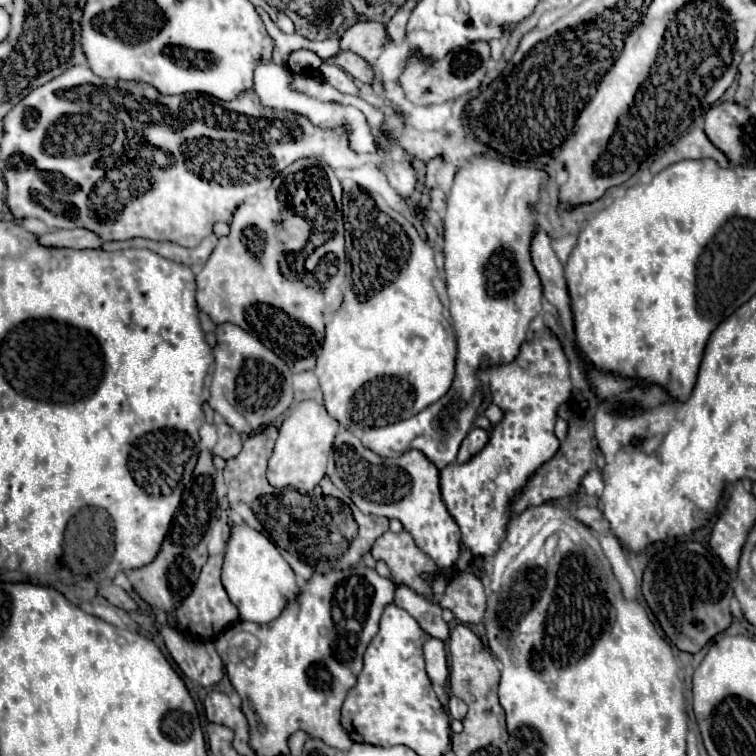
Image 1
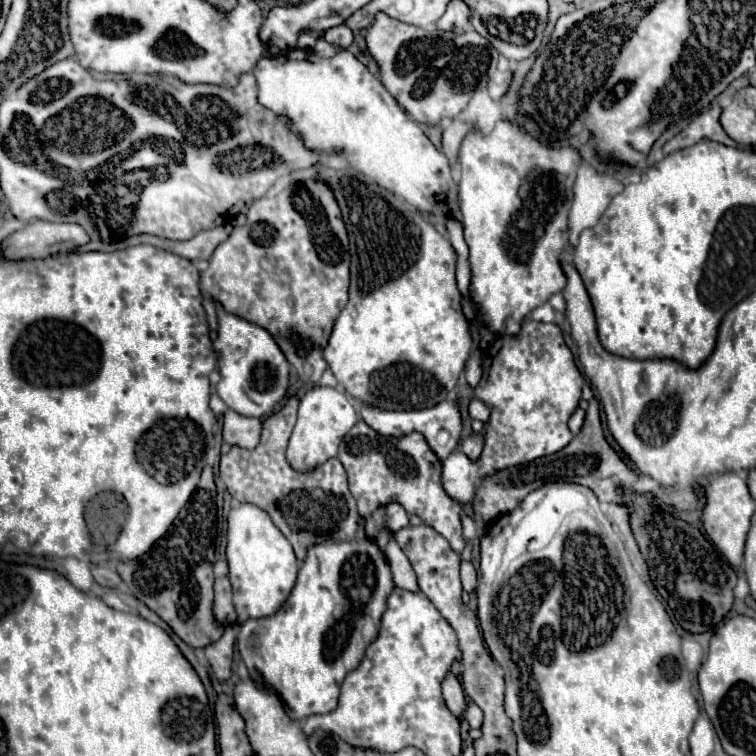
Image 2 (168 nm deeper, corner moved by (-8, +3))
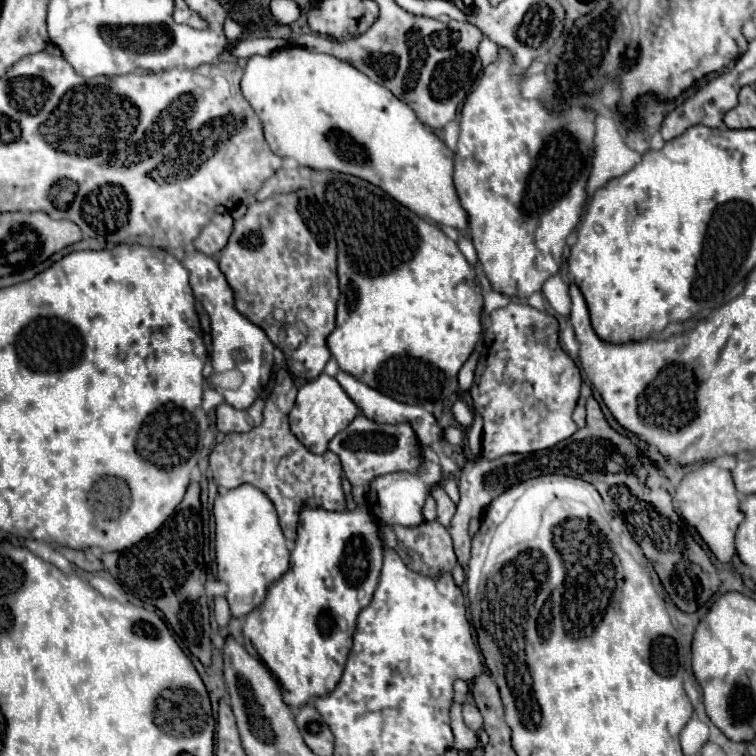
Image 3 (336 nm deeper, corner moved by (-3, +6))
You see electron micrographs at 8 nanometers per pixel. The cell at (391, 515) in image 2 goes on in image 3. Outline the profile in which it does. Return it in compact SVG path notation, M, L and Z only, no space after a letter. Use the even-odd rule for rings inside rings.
M423 448L423 456L425 456L425 462L419 474L413 476L413 474L397 472L397 474L379 476L371 482L367 506L371 508L375 518L379 518L385 524L401 524L401 526L417 526L419 522L423 522L421 508L425 504L425 498L429 496L431 486L437 486L441 480L441 466L439 466L437 454L431 448Z

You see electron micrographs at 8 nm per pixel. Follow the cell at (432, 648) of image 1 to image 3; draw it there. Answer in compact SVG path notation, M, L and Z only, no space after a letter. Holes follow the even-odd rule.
M453 700L451 704L451 728L455 734L455 748L457 750L471 750L477 746L477 736L473 730L469 730L463 722L463 714L461 714L461 704L457 700Z

